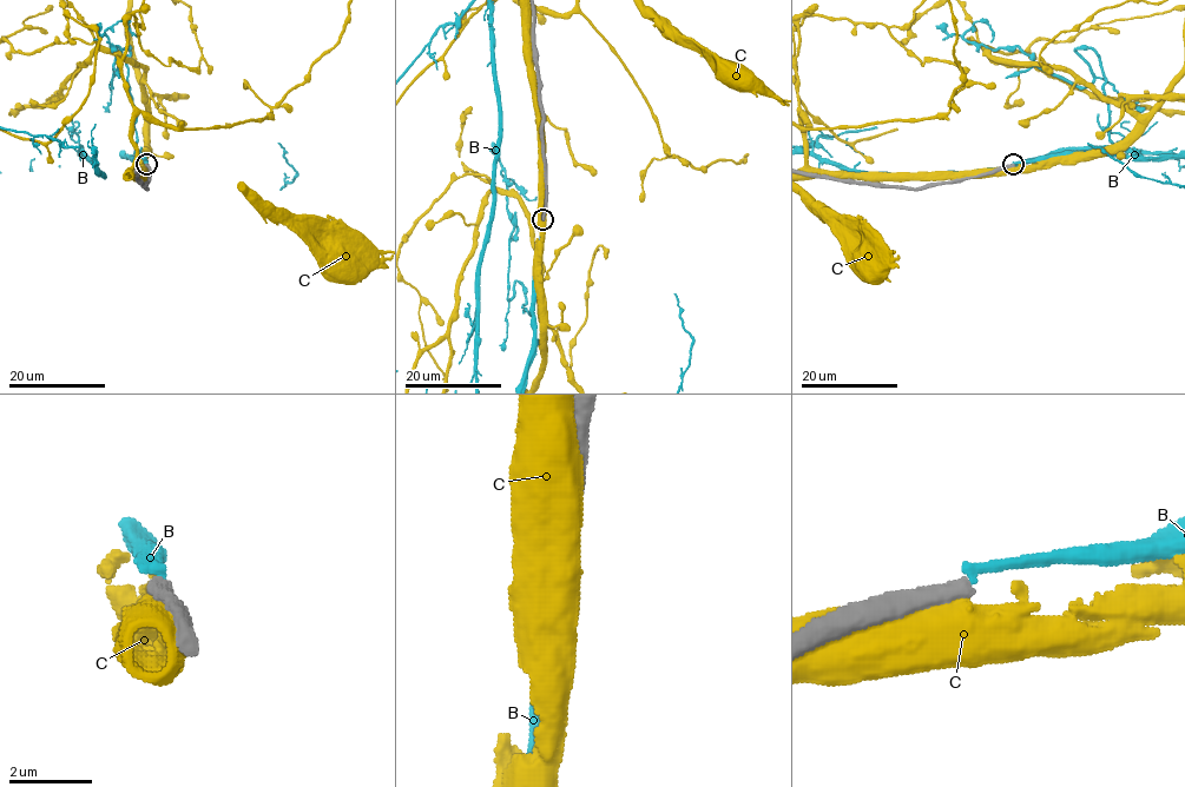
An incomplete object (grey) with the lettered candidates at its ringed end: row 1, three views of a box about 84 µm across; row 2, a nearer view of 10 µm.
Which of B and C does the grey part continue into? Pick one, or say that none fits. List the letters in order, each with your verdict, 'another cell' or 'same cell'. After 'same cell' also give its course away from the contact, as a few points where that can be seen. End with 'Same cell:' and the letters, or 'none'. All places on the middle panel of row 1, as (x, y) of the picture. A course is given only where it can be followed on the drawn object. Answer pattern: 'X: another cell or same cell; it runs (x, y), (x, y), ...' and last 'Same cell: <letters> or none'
B: same cell
C: another cell
Same cell: B

